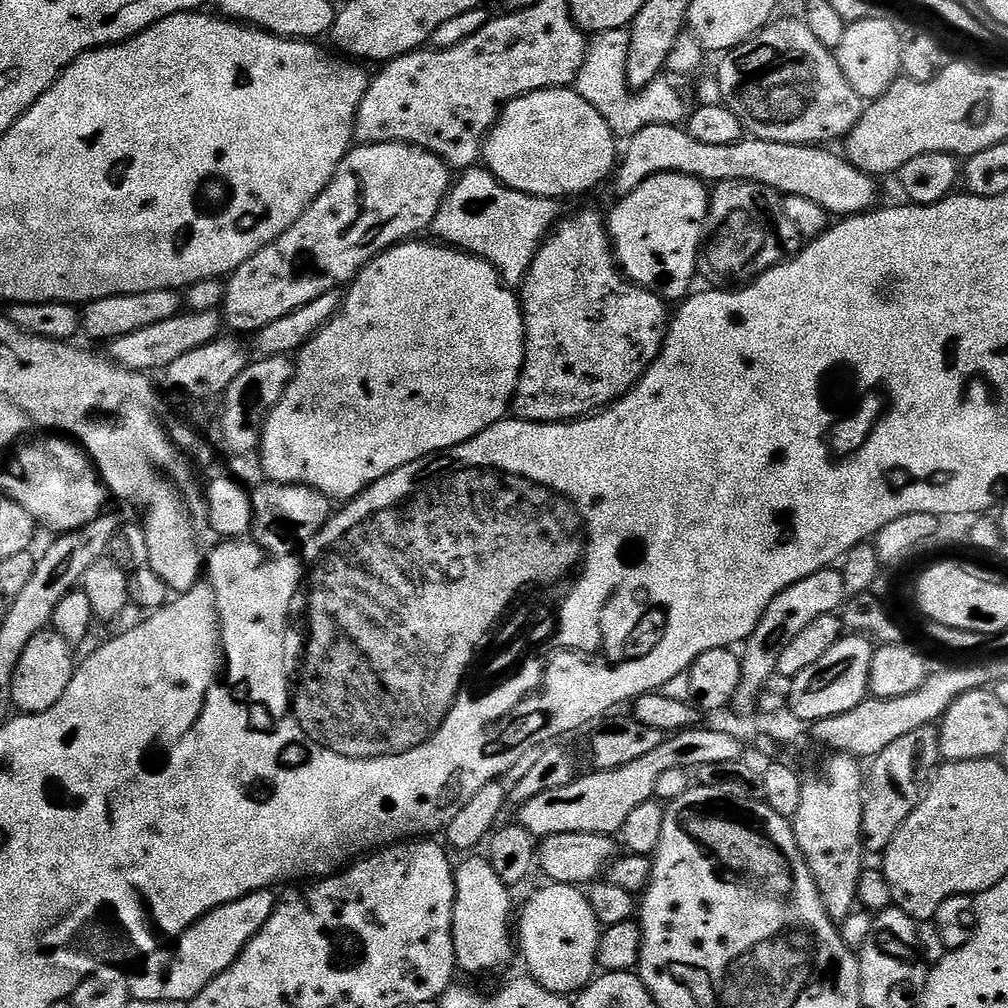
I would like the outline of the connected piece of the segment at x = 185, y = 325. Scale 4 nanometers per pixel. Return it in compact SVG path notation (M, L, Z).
M181 311L178 316L166 318L166 322L154 322L154 326L146 326L142 330L134 330L132 334L122 334L117 340L107 345L106 352L113 364L120 365L130 372L155 373L174 362L174 358L182 358L182 354L190 354L190 350L198 350L211 340L221 335L222 316L219 311L193 312Z

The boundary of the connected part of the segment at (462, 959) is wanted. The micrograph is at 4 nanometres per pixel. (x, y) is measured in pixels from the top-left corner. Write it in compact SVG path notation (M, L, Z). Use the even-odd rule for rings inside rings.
M480 854L469 855L455 865L456 905L452 927L457 969L472 976L502 971L512 960L512 944L514 948L514 928L508 925L514 920L509 885L494 874L494 866L487 858L476 855Z

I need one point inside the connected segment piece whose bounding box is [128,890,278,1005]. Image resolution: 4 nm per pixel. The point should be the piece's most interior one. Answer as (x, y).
(207, 948)

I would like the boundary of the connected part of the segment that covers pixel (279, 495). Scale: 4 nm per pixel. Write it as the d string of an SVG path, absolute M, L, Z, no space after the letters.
M263 482L251 489L252 530L251 539L269 557L290 556L300 551L322 526L334 515L334 504L316 488L304 484L277 484Z

